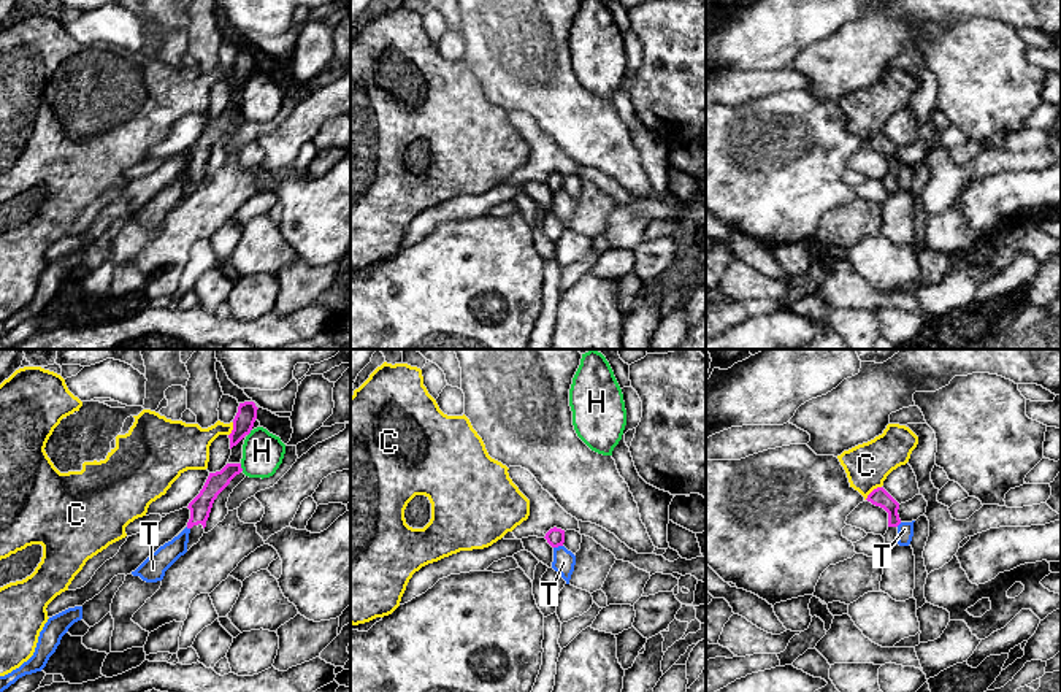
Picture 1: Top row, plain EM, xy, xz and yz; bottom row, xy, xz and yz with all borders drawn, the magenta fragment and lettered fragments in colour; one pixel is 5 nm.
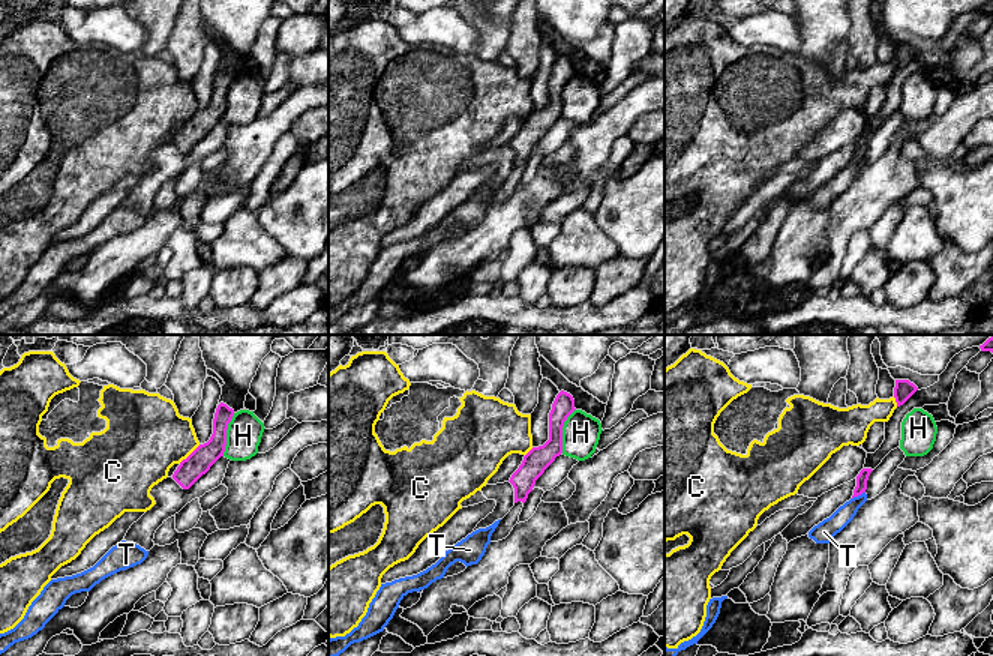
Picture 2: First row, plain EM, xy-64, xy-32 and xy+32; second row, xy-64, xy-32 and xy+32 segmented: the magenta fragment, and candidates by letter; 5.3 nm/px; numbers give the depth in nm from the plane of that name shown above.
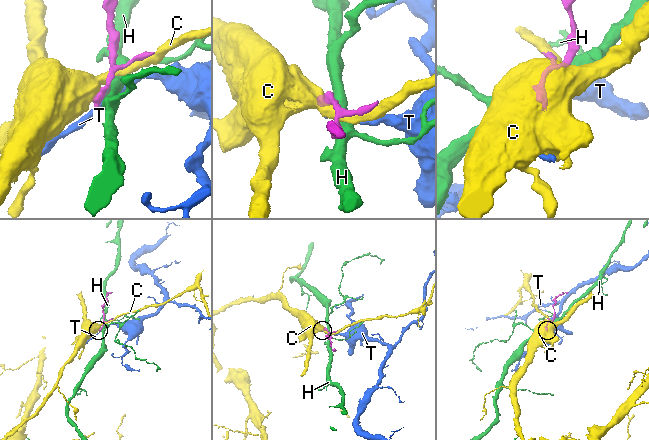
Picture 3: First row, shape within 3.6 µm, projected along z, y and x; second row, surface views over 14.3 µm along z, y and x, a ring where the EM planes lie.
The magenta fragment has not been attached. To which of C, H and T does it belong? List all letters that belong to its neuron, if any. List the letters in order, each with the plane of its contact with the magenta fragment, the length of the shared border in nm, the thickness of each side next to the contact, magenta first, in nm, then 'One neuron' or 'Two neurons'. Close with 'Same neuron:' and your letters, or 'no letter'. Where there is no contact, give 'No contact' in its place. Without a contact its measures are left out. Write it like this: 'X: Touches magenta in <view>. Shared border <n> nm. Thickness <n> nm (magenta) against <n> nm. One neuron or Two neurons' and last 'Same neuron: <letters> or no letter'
C: Touches magenta in yz. Shared border 110 nm. Thickness 90 nm (magenta) against 220 nm. Two neurons
H: Touches magenta in xy. Shared border 40 nm. Thickness 100 nm (magenta) against 200 nm. Two neurons
T: Touches magenta in xz. Shared border 50 nm. Thickness 100 nm (magenta) against 110 nm. Two neurons
Same neuron: no letter

